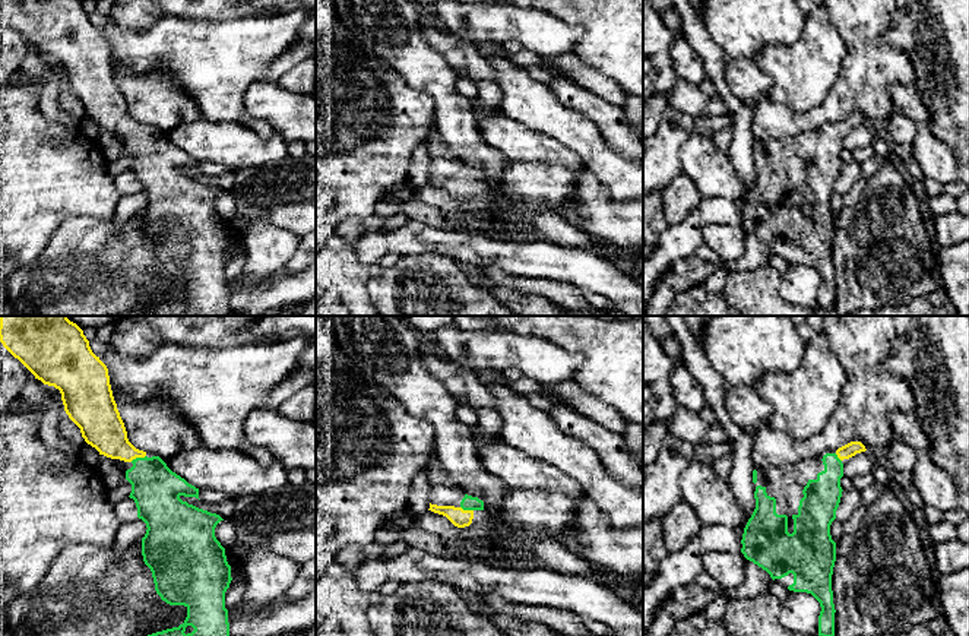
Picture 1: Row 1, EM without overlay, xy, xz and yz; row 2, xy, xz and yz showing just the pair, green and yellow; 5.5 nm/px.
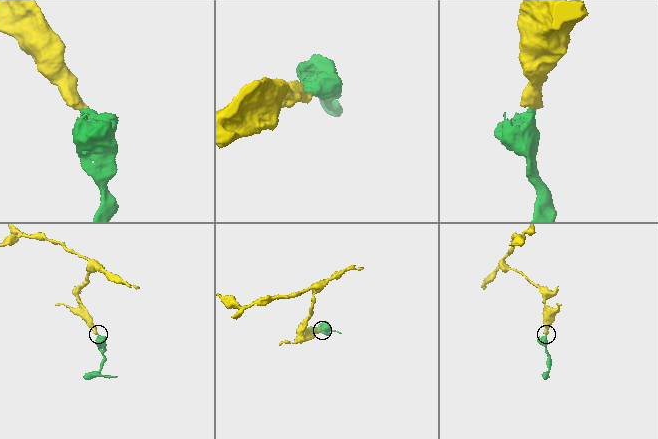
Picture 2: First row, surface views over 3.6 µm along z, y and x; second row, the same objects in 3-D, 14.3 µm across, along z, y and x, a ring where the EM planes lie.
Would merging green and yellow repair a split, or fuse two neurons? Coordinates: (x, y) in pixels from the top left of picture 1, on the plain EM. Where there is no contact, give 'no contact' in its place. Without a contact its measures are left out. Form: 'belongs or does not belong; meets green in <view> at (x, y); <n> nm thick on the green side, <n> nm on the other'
belongs; meets green in xy at (138, 130); 280 nm thick on the green side, 220 nm on the other

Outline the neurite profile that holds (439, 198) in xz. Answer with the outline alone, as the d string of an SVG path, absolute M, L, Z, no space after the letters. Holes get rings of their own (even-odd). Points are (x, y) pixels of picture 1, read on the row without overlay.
M431 183L424 184L414 190L414 196L427 205L440 209L450 215L479 215L487 205L490 197L487 194L471 196L465 200L455 199L446 189L434 186Z

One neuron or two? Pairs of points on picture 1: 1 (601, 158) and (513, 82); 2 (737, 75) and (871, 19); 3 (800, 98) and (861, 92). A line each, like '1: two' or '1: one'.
1: one
2: two
3: two

